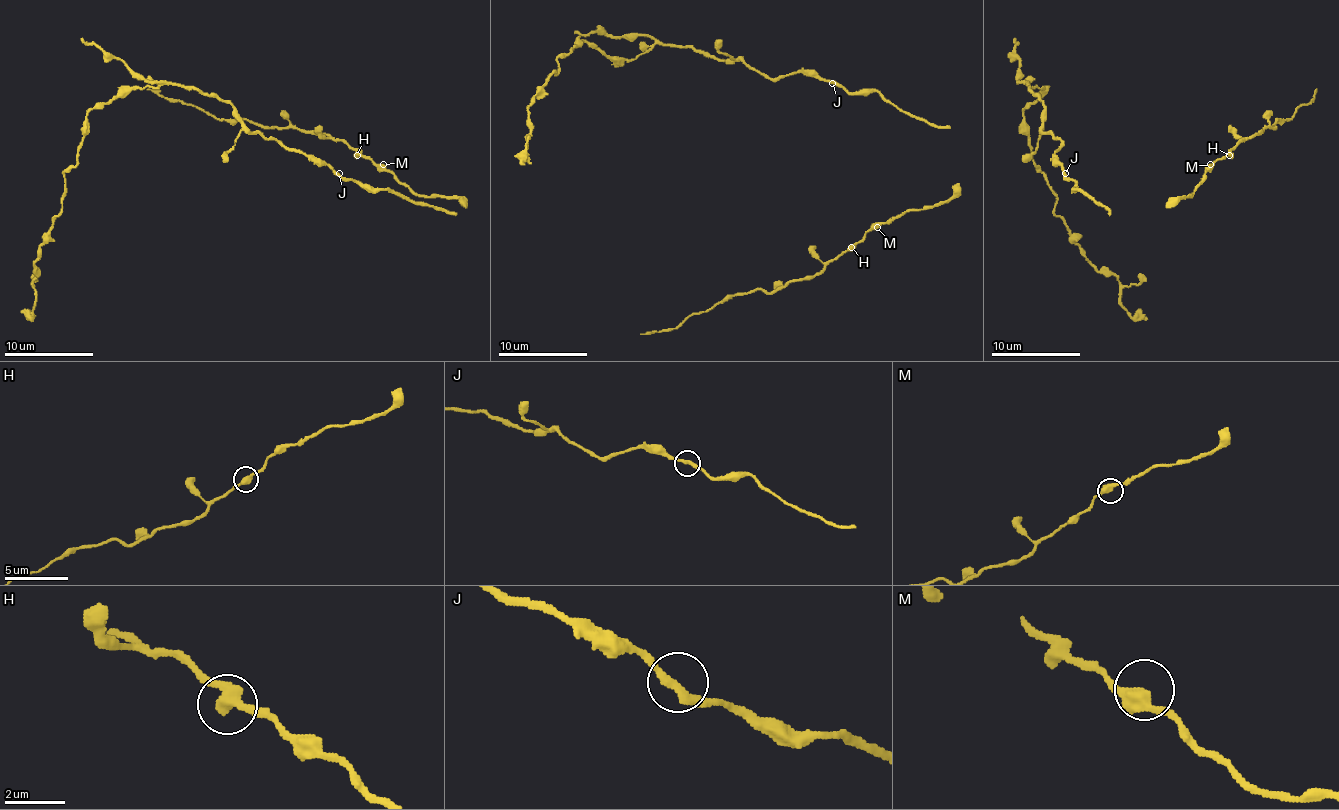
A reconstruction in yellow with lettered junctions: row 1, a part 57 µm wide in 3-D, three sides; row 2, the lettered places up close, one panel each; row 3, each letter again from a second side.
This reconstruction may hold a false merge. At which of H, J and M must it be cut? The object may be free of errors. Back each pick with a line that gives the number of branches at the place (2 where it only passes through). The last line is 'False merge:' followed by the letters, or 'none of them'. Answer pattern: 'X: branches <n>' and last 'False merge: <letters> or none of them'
False merge: none of them

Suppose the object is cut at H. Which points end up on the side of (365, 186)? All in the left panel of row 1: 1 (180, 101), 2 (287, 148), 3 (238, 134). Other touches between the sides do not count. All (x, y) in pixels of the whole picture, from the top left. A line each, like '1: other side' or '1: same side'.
1: other side
2: same side
3: same side

